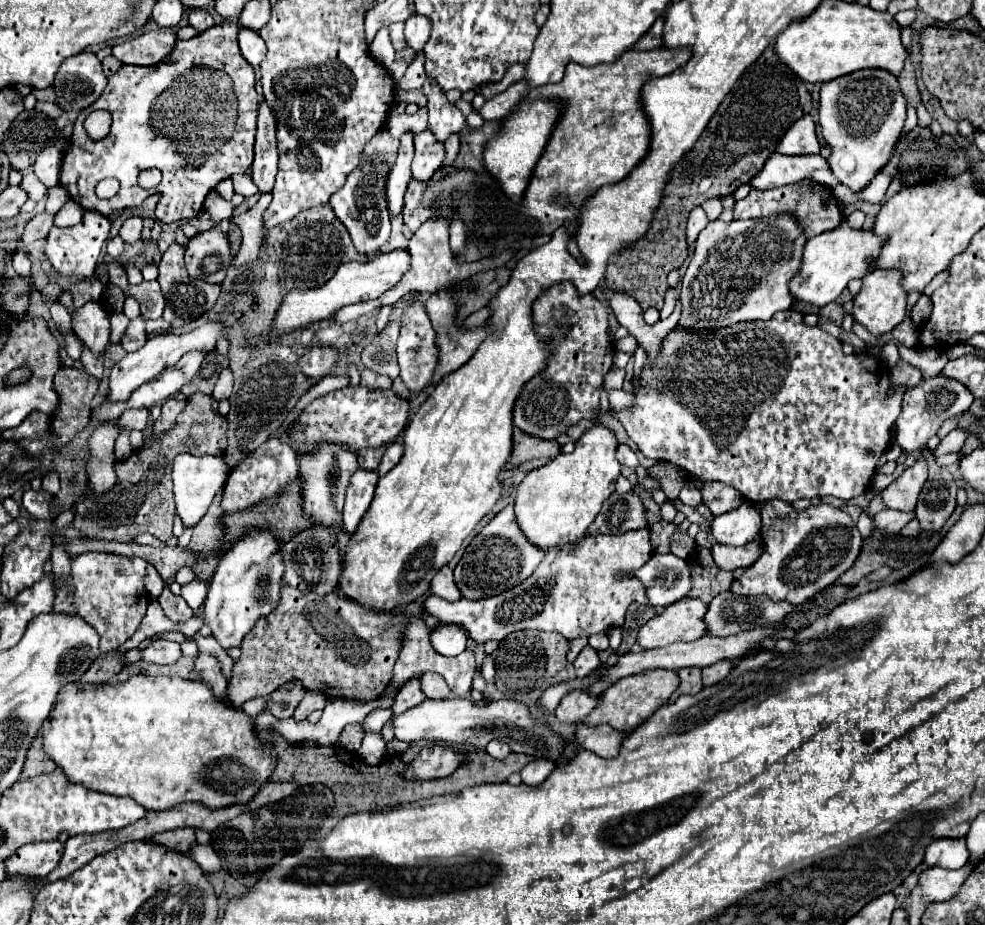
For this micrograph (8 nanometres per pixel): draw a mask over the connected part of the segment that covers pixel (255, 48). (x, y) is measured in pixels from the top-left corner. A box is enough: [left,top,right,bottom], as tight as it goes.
[238,28,266,68]

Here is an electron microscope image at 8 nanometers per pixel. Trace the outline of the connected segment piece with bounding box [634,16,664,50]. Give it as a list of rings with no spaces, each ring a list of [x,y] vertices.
[[[660,16],[656,20],[656,24],[640,38],[640,42],[634,46],[636,50],[648,50],[648,48],[656,48],[662,44],[662,28],[664,28],[664,16]]]

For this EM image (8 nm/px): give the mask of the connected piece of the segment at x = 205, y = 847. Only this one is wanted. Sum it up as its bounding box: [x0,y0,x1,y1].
[190,842,220,876]

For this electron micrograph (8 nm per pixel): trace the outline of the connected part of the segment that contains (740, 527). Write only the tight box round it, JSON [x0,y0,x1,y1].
[712,500,760,546]

